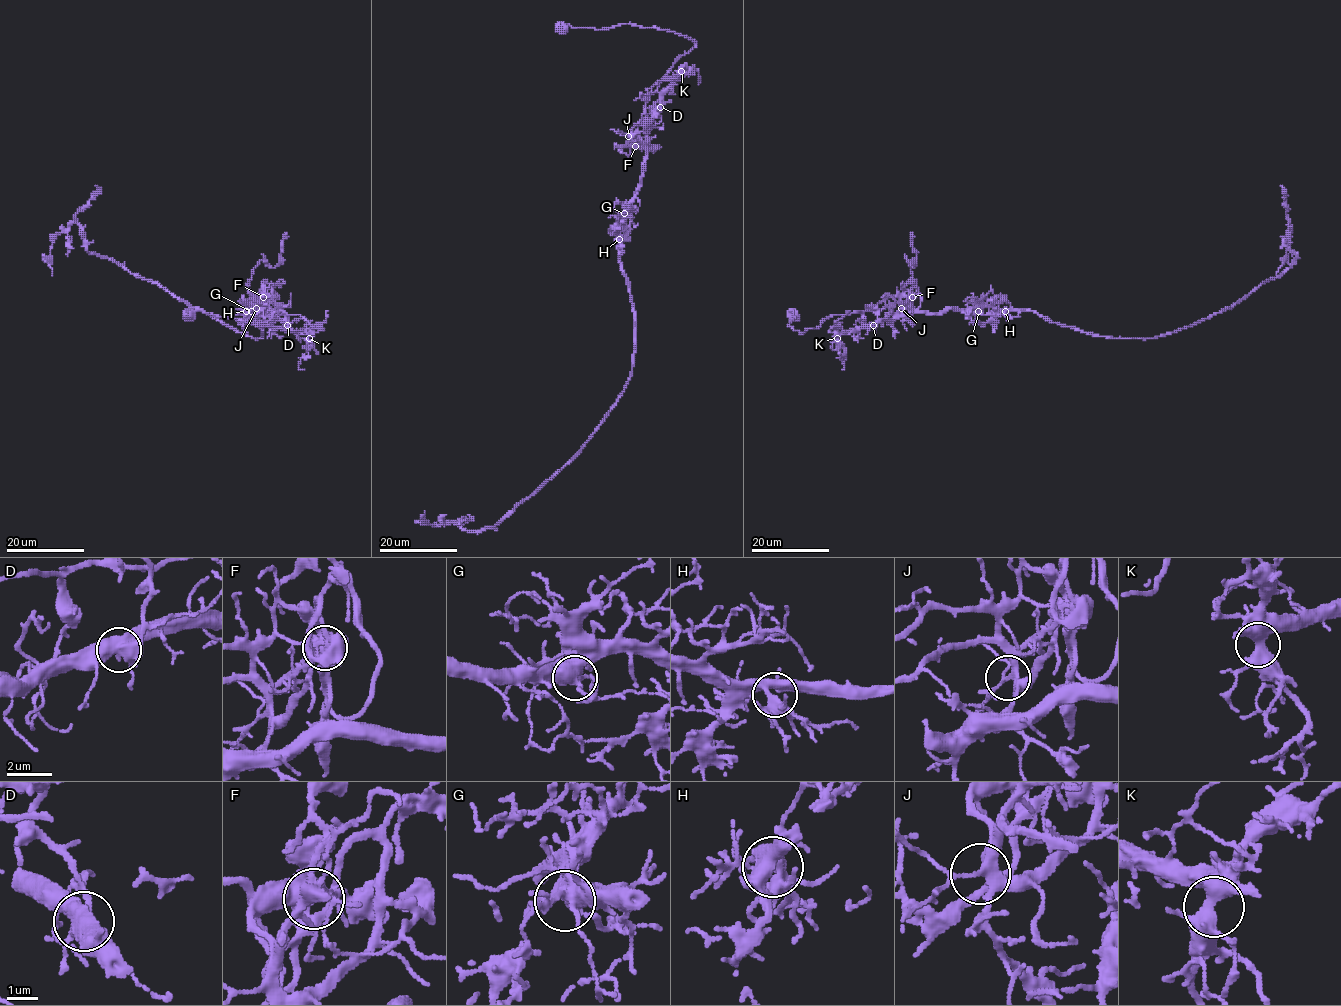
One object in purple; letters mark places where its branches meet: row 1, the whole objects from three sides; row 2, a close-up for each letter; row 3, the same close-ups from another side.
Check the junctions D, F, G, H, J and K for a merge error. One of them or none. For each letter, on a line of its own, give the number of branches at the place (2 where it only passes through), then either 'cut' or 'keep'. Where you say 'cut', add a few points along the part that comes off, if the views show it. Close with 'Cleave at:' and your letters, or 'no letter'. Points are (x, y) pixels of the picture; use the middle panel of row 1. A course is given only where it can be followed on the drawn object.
D: branches 4; cut; course (660, 107), (654, 112), (646, 106), (646, 99), (694, 41), (631, 24), (555, 30)
F: branches 4; keep
G: branches 5; keep
H: branches 8; keep
J: branches 5; keep
K: branches 5; keep
Cleave at: D

